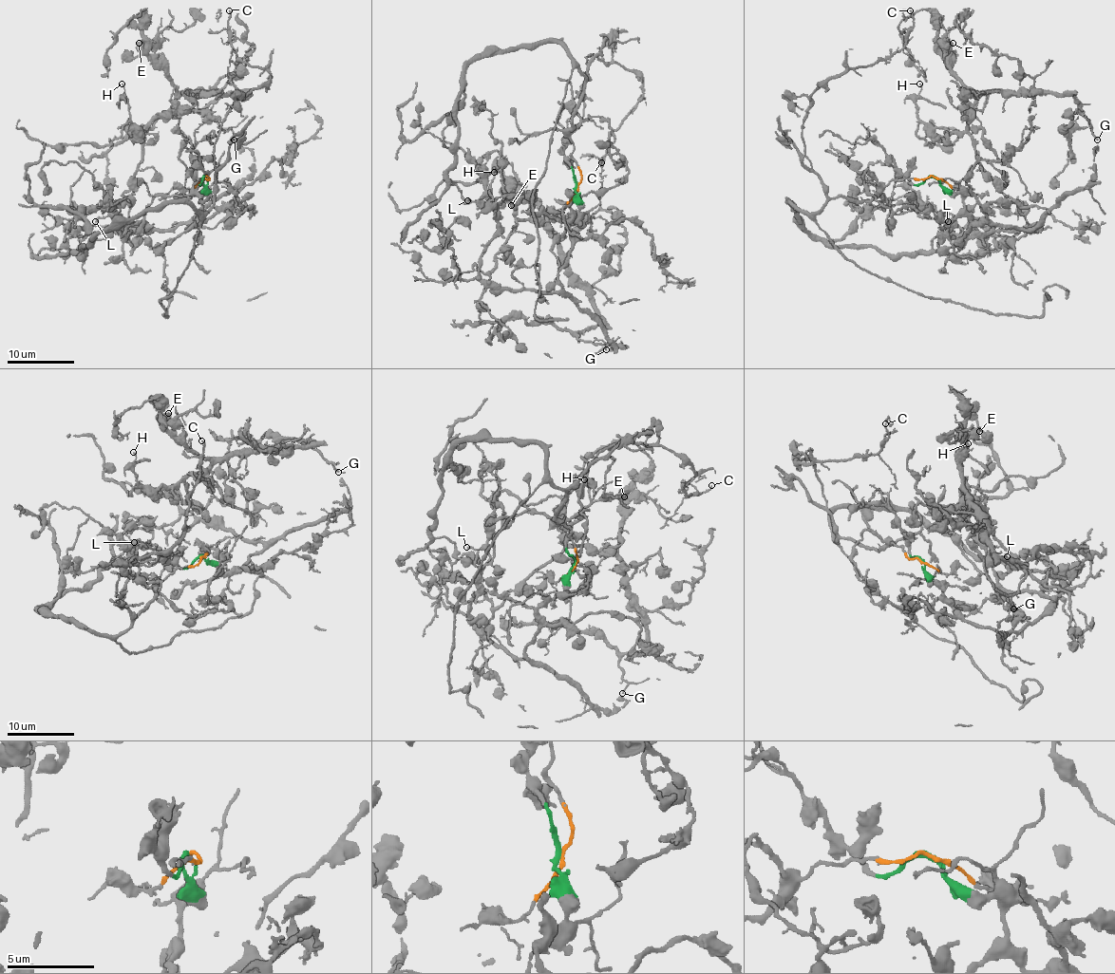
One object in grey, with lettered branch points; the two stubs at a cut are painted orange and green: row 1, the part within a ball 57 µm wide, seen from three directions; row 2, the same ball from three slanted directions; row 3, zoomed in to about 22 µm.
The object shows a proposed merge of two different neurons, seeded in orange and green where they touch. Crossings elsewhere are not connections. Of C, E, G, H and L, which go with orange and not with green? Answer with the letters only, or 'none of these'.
C

